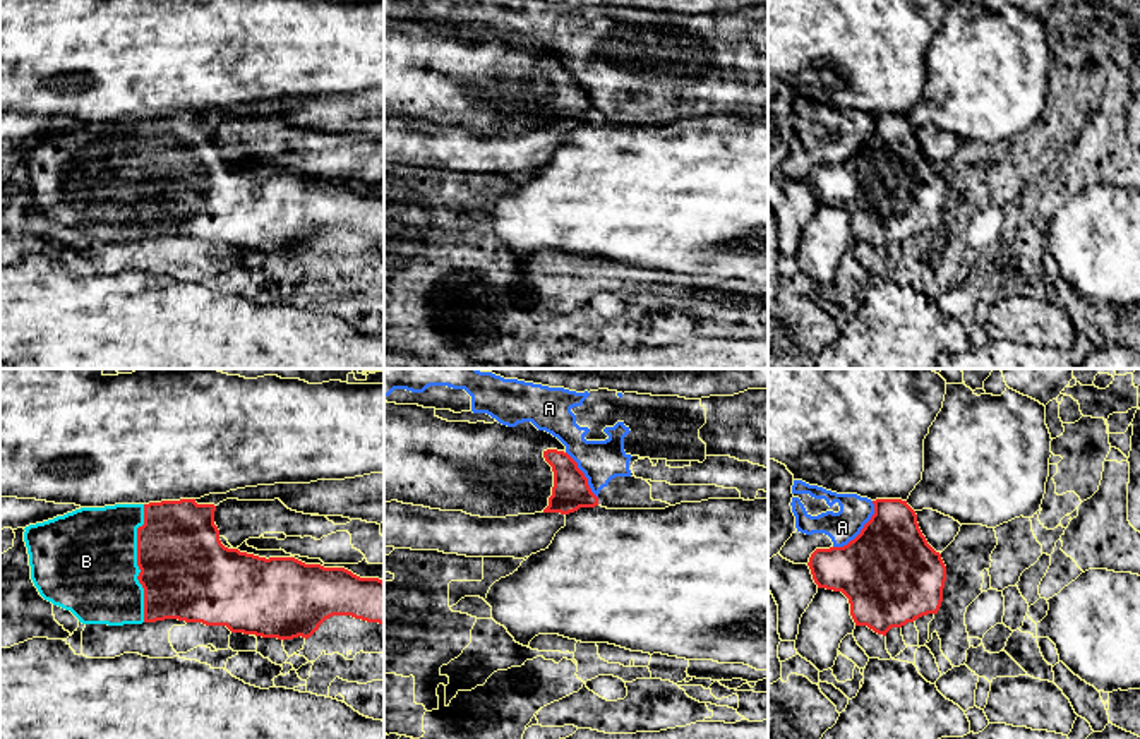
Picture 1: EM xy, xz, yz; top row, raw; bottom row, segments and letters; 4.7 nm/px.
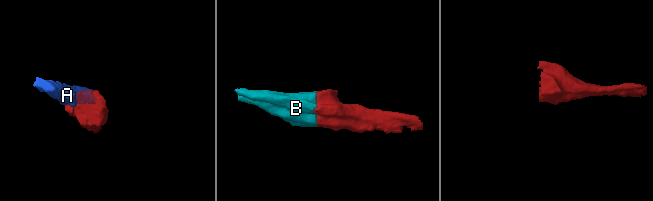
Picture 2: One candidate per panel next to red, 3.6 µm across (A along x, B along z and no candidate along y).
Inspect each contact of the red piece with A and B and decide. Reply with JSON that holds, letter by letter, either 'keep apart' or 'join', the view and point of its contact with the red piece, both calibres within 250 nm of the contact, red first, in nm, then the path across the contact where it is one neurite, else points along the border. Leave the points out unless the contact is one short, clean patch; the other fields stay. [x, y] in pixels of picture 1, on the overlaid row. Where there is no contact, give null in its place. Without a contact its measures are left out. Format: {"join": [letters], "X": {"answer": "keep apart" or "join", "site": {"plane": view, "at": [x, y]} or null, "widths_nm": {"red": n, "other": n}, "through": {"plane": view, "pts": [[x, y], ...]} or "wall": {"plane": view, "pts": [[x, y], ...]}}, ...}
{"join": ["B"], "A": {"answer": "keep apart", "site": {"plane": "yz", "at": [861, 530]}, "widths_nm": {"red": 460, "other": 150}}, "B": {"answer": "join", "site": {"plane": "xy", "at": [138, 563]}, "widths_nm": {"red": 440, "other": 480}}}

